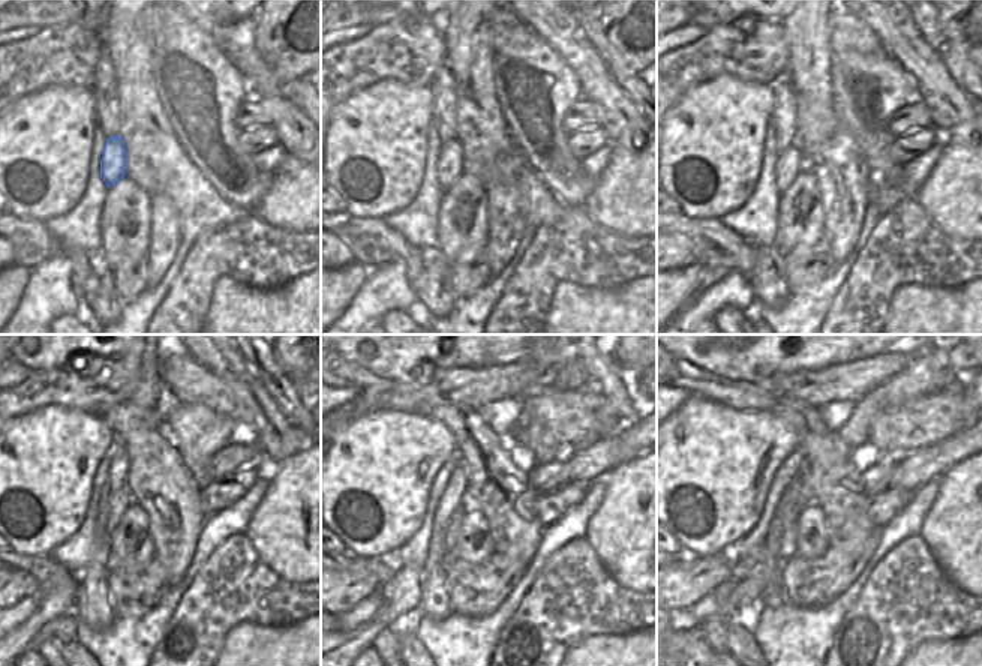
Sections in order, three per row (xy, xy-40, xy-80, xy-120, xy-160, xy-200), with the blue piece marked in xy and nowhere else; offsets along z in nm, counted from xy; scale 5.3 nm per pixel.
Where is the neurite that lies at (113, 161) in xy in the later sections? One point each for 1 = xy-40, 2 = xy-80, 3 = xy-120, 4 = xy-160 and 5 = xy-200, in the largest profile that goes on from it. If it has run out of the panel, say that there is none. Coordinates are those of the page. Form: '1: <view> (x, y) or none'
1: xy-40 (450, 165)
2: xy-80 (789, 164)
3: xy-120 (122, 500)
4: xy-160 (455, 521)
5: xy-200 (787, 545)

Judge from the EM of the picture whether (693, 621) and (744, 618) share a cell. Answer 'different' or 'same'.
same

